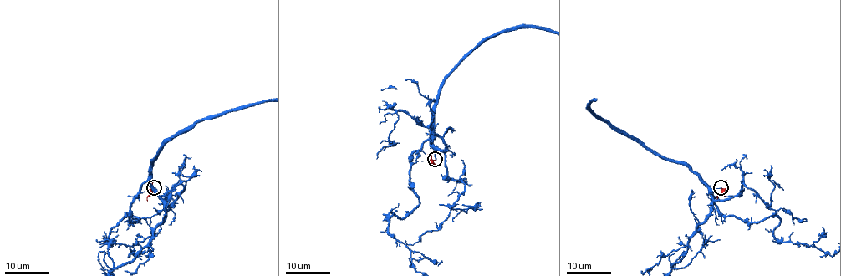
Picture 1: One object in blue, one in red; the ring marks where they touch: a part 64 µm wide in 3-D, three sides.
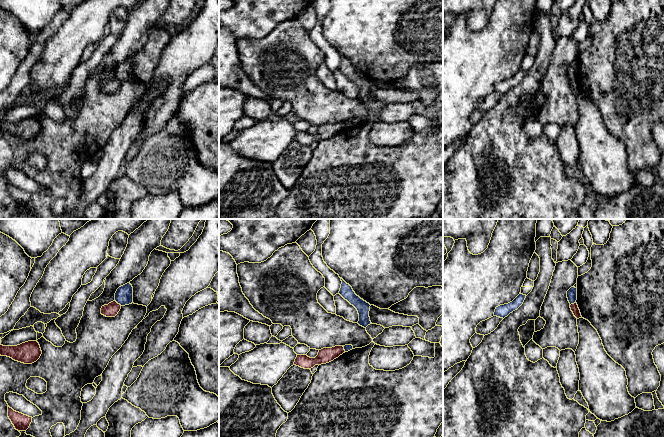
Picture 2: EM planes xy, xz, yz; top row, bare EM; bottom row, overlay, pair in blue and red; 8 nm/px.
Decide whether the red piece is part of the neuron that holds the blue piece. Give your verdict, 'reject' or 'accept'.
reject

